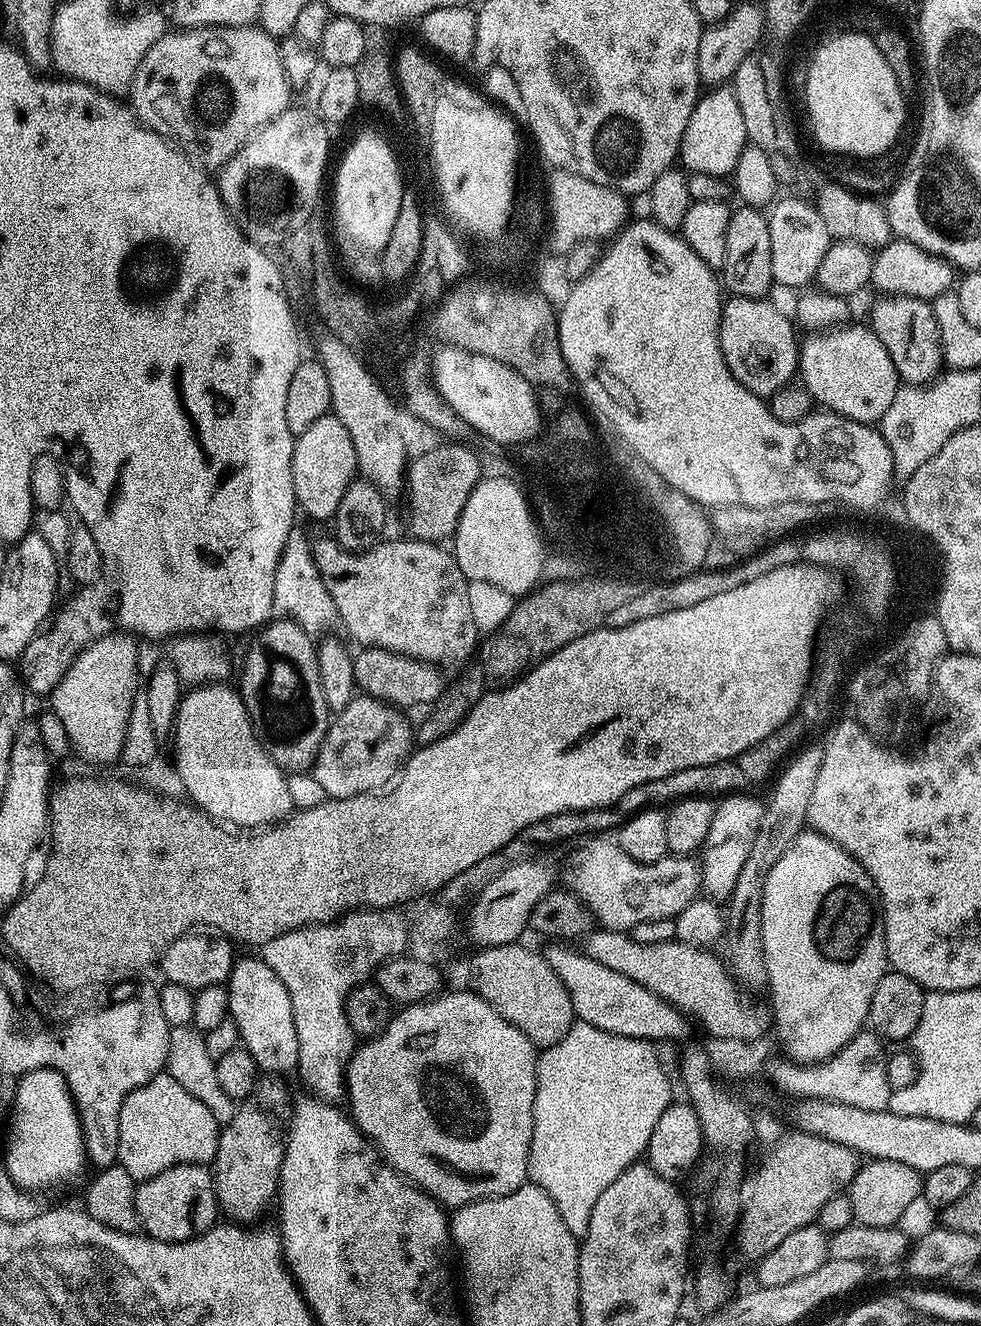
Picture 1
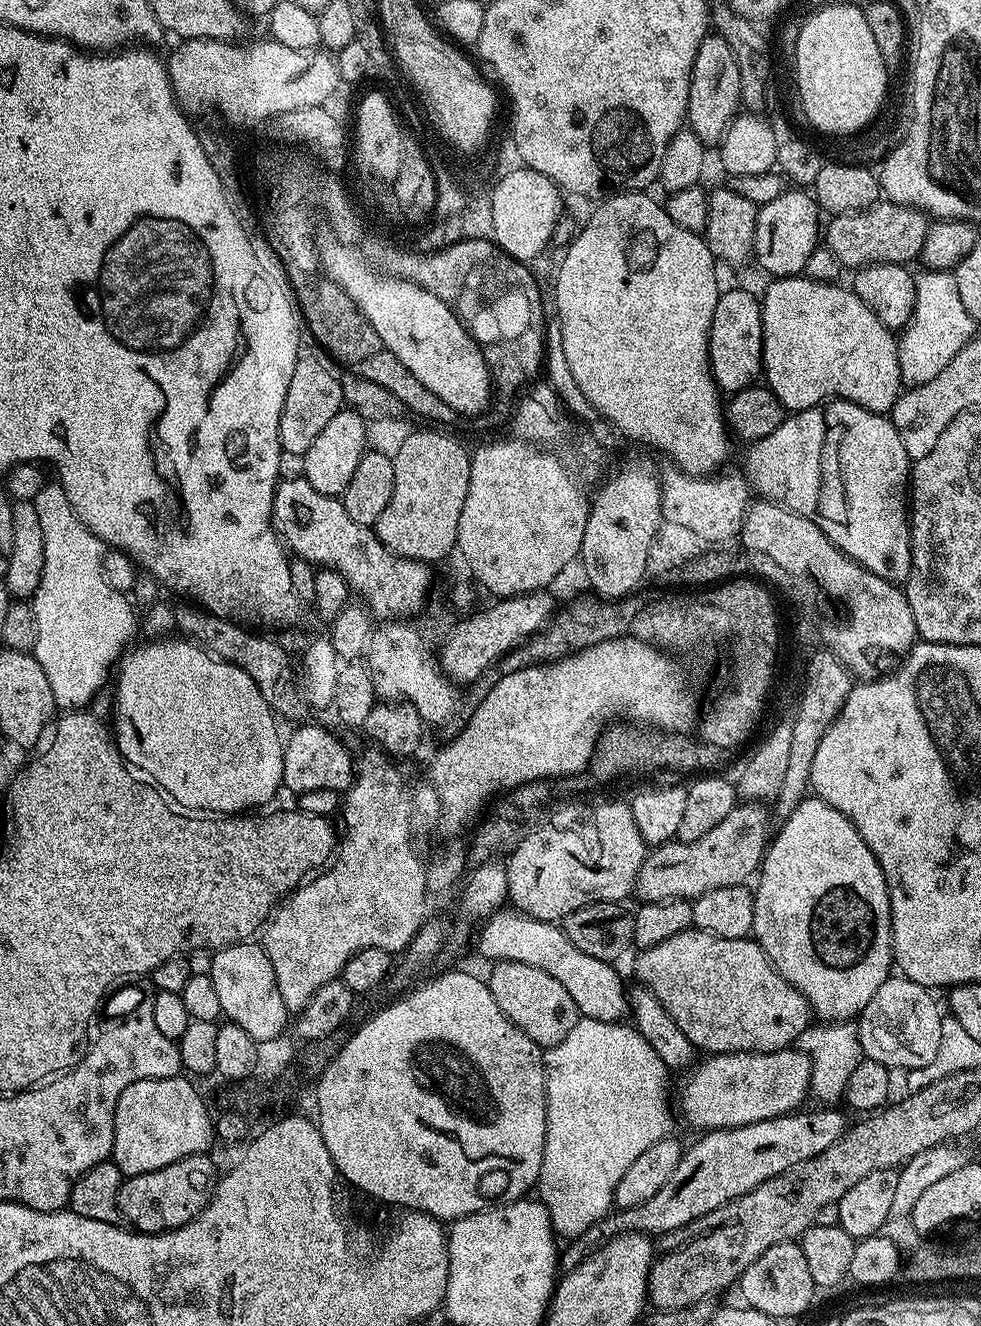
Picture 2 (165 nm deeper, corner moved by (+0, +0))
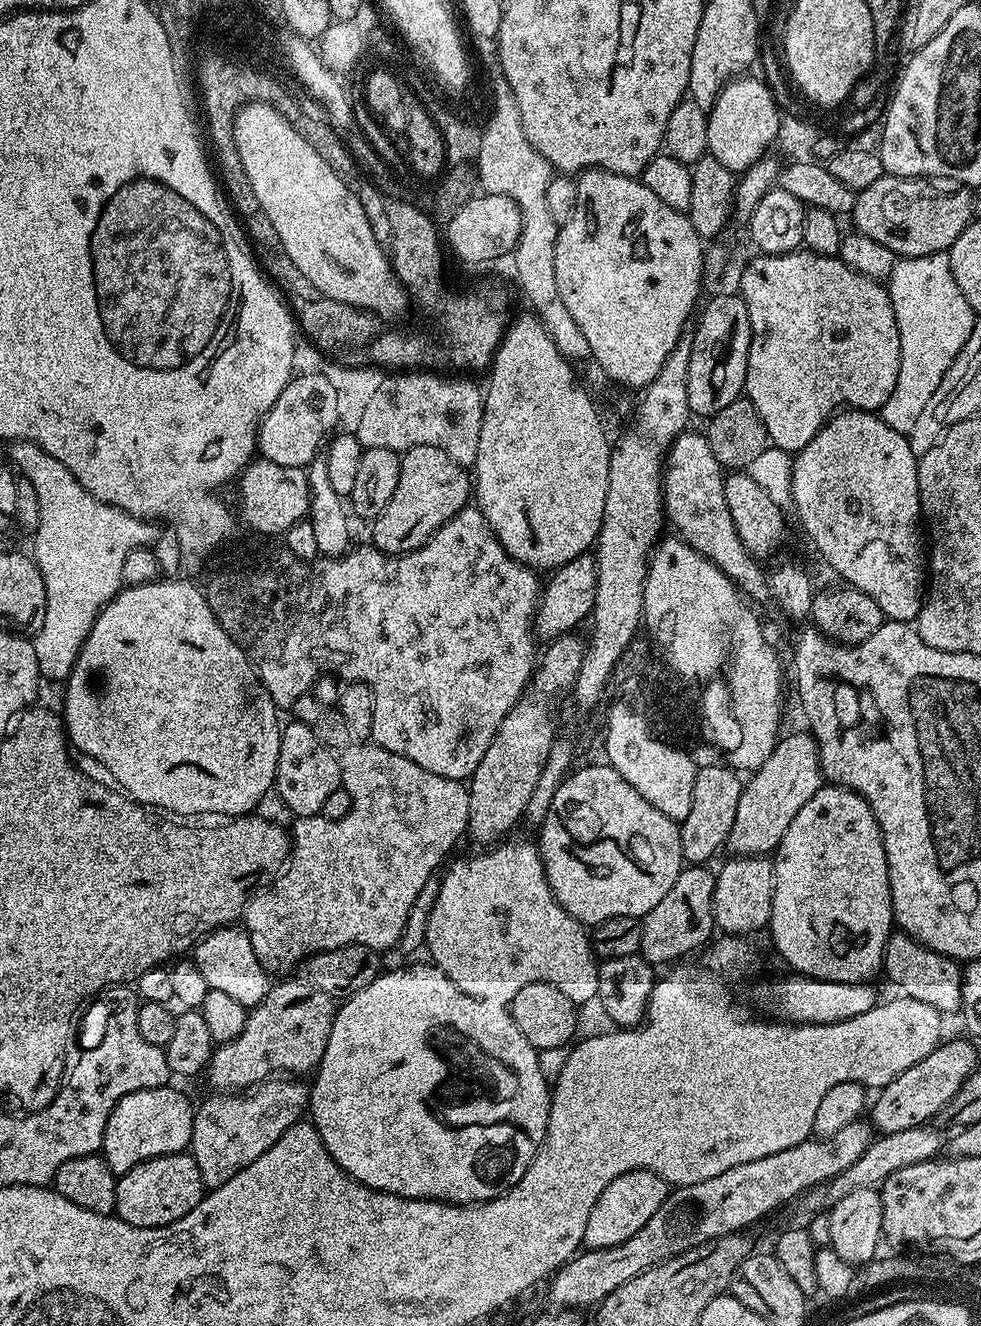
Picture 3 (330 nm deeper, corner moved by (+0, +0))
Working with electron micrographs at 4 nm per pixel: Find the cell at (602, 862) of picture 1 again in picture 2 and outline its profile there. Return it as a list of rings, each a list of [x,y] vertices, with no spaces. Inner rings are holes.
[[[740,802],[710,834],[702,834],[698,842],[669,842],[649,851],[636,879],[635,895],[644,902],[685,899],[689,902],[710,890],[735,884],[744,886],[759,873],[764,853],[770,843],[768,812],[763,803]]]

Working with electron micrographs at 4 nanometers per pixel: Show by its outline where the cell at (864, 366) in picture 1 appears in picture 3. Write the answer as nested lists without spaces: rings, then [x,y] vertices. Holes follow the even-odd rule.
[[[797,250],[787,252],[781,256],[756,254],[756,257],[745,266],[744,273],[740,276],[738,294],[744,300],[750,318],[750,330],[752,331],[743,395],[754,406],[754,410],[758,410],[758,414],[768,431],[768,439],[775,447],[789,454],[801,452],[808,439],[837,410],[847,406],[848,408],[858,408],[866,412],[876,412],[884,405],[886,398],[890,398],[890,393],[894,390],[894,382],[898,382],[900,331],[894,314],[892,298],[888,294],[887,287],[881,281],[872,280],[866,274],[854,270],[849,264],[842,262],[839,256],[823,256],[817,252]]]

